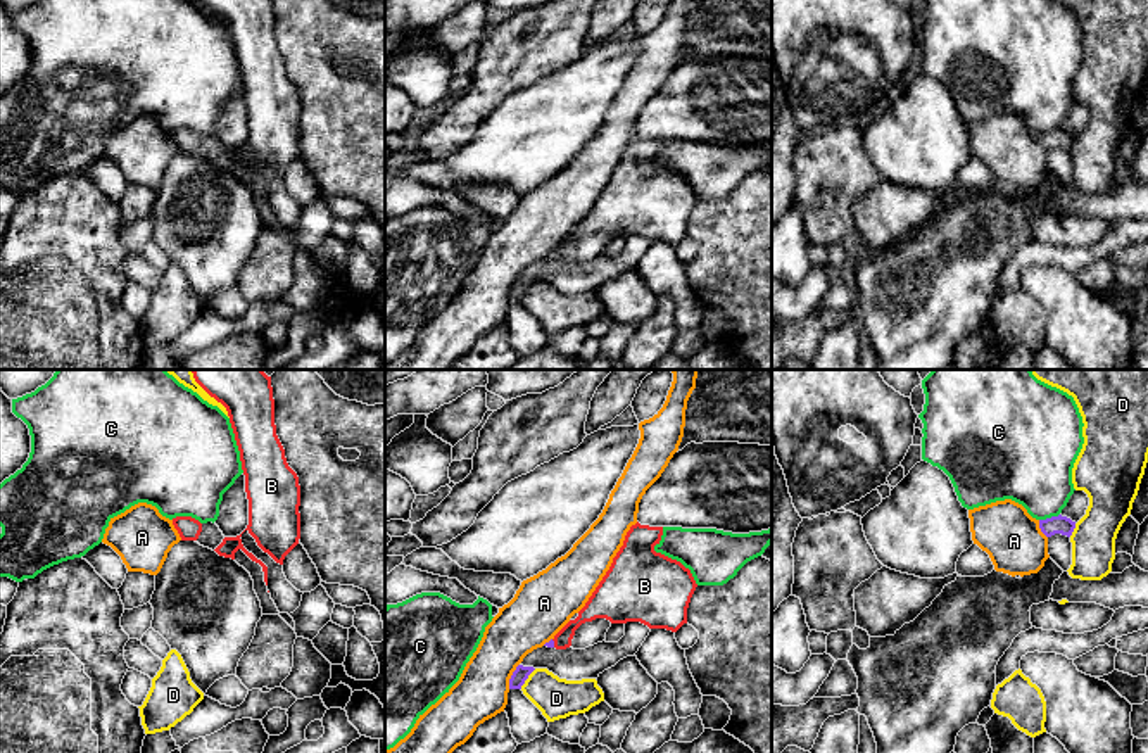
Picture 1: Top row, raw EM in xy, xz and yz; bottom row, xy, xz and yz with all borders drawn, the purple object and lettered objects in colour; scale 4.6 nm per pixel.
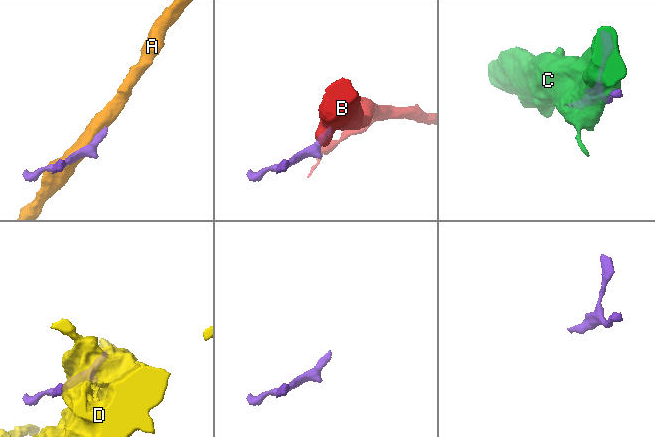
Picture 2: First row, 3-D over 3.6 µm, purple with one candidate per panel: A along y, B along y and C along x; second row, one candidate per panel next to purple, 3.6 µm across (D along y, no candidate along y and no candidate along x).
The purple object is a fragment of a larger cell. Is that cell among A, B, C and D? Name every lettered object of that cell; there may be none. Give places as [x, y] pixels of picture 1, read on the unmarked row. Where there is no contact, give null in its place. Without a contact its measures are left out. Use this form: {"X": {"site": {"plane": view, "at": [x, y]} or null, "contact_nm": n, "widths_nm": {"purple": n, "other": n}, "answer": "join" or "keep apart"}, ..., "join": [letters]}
{"A": {"site": {"plane": "xz", "at": [511, 289]}, "contact_nm": 130, "widths_nm": {"purple": 70, "other": 260}, "answer": "keep apart"}, "B": {"site": {"plane": "xz", "at": [553, 256]}, "contact_nm": 40, "widths_nm": {"purple": 30, "other": 100}, "answer": "join"}, "C": {"site": {"plane": "yz", "at": [1048, 132]}, "contact_nm": 100, "widths_nm": {"purple": 90, "other": 360}, "answer": "keep apart"}, "D": {"site": {"plane": "xz", "at": [527, 291]}, "contact_nm": 120, "widths_nm": {"purple": 70, "other": 190}, "answer": "keep apart"}, "join": ["B"]}

